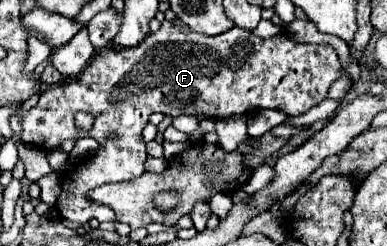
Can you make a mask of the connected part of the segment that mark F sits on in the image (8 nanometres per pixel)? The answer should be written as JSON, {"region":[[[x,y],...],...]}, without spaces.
{"region":[[[165,20],[161,28],[153,34],[147,34],[147,38],[139,42],[139,46],[103,48],[95,54],[93,62],[85,68],[81,76],[61,80],[53,86],[45,86],[39,96],[39,102],[21,116],[21,140],[33,148],[59,148],[59,144],[67,138],[85,136],[85,132],[75,126],[75,112],[89,112],[93,116],[93,128],[87,132],[87,136],[99,142],[99,150],[89,160],[79,162],[79,166],[71,170],[69,178],[62,179],[61,196],[55,208],[59,210],[61,218],[77,224],[87,224],[91,218],[97,218],[99,222],[115,222],[115,212],[111,208],[97,206],[95,202],[87,200],[87,192],[101,184],[139,178],[145,172],[143,162],[147,158],[147,150],[141,130],[149,122],[149,116],[153,112],[163,112],[169,116],[193,114],[209,118],[227,118],[235,114],[249,114],[253,110],[279,108],[289,116],[299,116],[309,108],[317,106],[323,98],[327,98],[327,86],[331,86],[335,78],[339,78],[339,72],[341,64],[337,52],[329,44],[299,44],[287,34],[259,38],[253,32],[237,26],[217,36],[203,36],[187,30],[177,20]]]}

